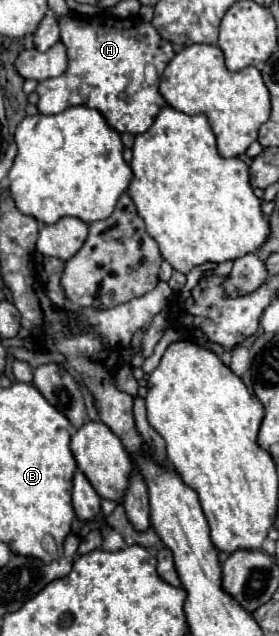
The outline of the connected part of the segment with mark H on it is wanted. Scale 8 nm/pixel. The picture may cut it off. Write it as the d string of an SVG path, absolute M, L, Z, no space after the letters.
M65 16L59 18L59 28L61 42L67 48L69 66L65 74L37 86L39 112L57 114L71 106L87 106L99 110L119 134L143 134L153 124L157 112L167 104L155 84L145 84L145 66L151 62L157 68L157 74L161 74L175 56L173 46L165 42L151 24L145 24L139 18L105 16L103 20L99 16Z

